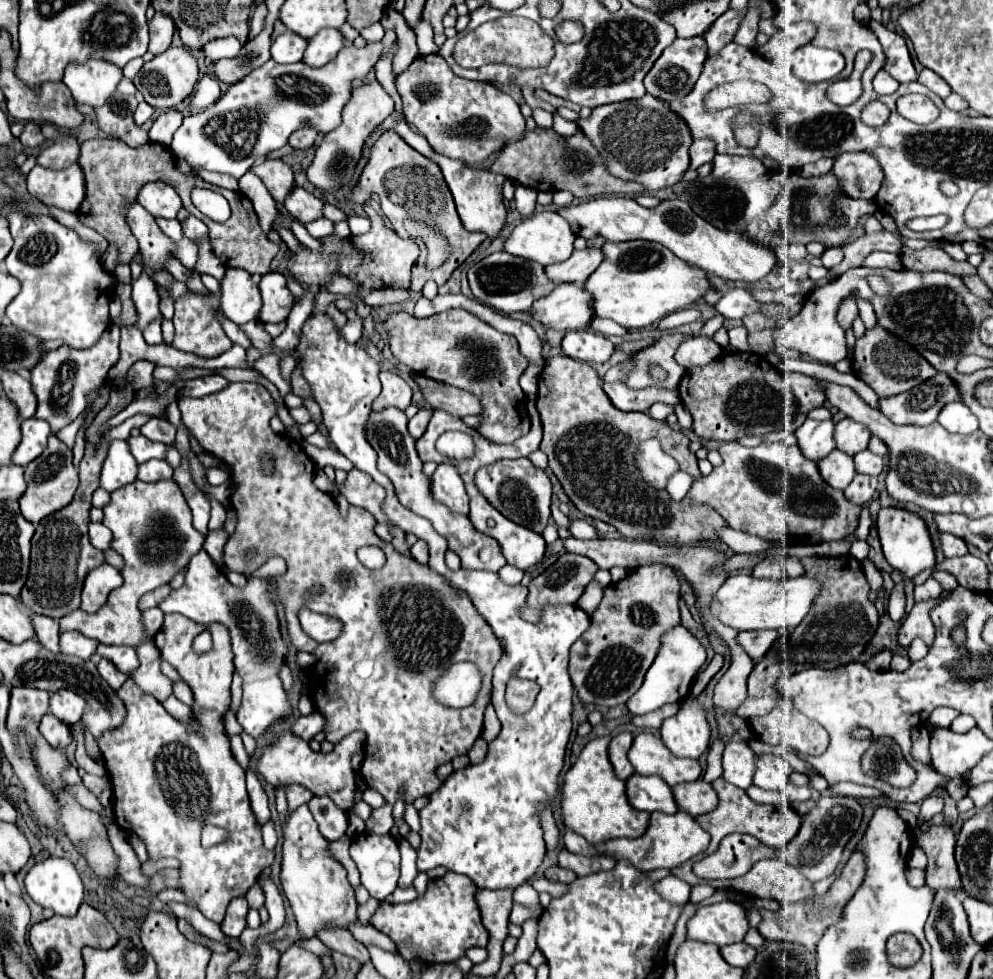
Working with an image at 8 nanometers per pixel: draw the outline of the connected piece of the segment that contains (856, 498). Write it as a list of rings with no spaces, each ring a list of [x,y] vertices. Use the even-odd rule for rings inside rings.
[[[856,475],[852,479],[852,483],[844,489],[844,495],[848,501],[856,503],[856,505],[866,505],[874,491],[878,487],[878,479],[876,477],[868,477],[868,475]]]

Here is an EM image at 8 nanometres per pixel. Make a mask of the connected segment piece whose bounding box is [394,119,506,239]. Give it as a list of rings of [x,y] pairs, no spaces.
[[[400,119],[396,125],[394,125],[394,131],[410,145],[414,147],[418,153],[422,153],[424,157],[432,159],[434,163],[438,163],[438,167],[442,169],[442,175],[450,187],[450,193],[456,201],[456,209],[458,209],[458,215],[464,223],[464,227],[468,231],[484,231],[488,237],[496,237],[500,233],[500,229],[504,227],[504,221],[506,221],[506,205],[504,205],[504,199],[502,199],[502,185],[506,181],[506,177],[498,175],[498,173],[492,173],[492,171],[486,171],[486,169],[472,169],[468,167],[466,163],[462,161],[456,161],[456,159],[450,159],[450,157],[444,157],[442,153],[436,153],[428,141],[424,141],[422,135],[414,133],[404,119]]]

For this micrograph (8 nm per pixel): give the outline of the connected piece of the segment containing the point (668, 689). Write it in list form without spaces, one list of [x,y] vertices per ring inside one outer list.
[[[682,625],[670,629],[662,637],[662,647],[660,647],[652,667],[648,669],[642,687],[628,699],[628,703],[626,703],[628,711],[632,715],[644,715],[644,713],[656,711],[668,703],[684,701],[690,695],[692,683],[694,683],[694,679],[700,673],[704,663],[706,663],[706,649],[702,647],[702,643]]]

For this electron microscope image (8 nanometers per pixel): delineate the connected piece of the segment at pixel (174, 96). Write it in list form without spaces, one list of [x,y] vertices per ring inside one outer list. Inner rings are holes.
[[[168,47],[168,51],[164,51],[162,55],[156,55],[150,63],[144,63],[144,67],[134,77],[134,85],[142,93],[144,101],[154,109],[162,111],[172,109],[178,103],[182,103],[186,97],[190,97],[196,83],[198,83],[196,59],[184,47]]]

